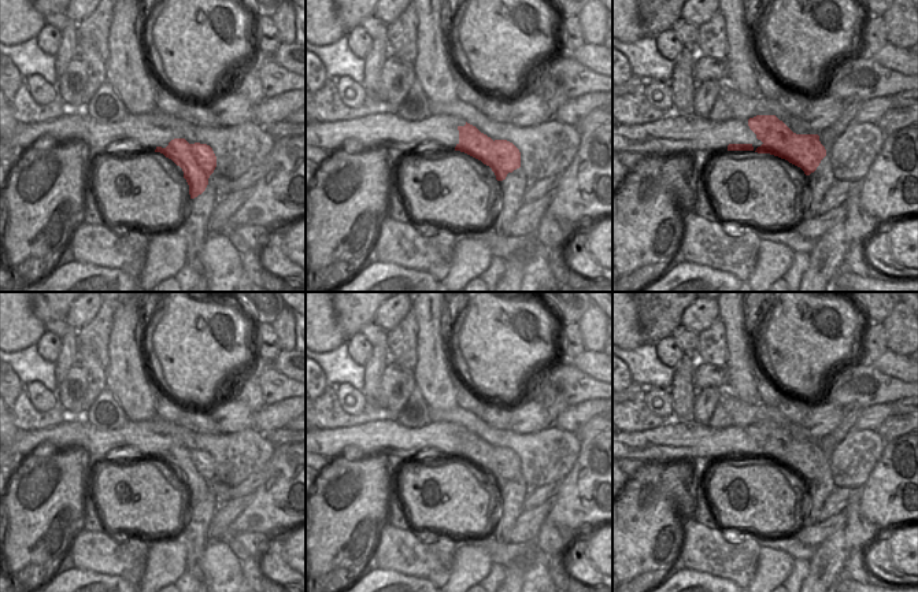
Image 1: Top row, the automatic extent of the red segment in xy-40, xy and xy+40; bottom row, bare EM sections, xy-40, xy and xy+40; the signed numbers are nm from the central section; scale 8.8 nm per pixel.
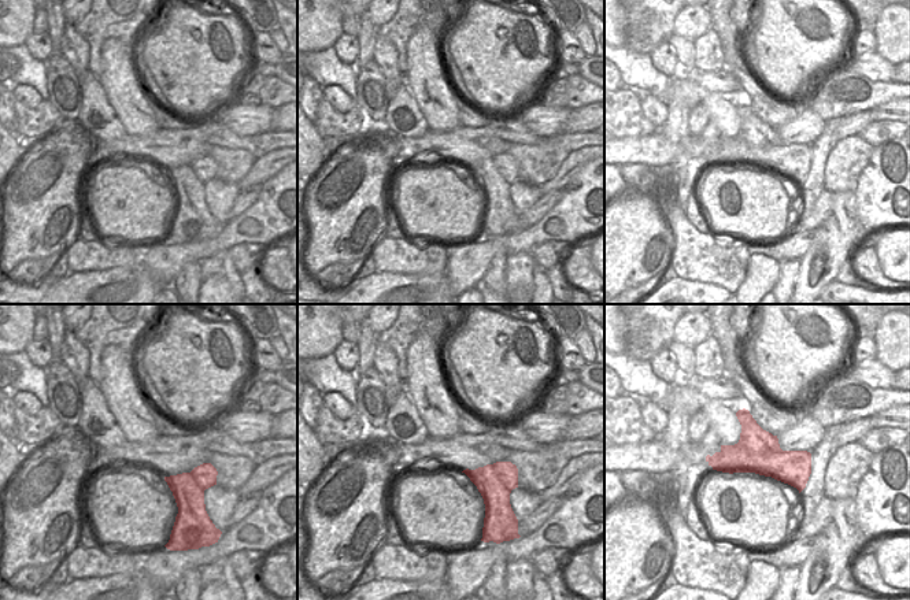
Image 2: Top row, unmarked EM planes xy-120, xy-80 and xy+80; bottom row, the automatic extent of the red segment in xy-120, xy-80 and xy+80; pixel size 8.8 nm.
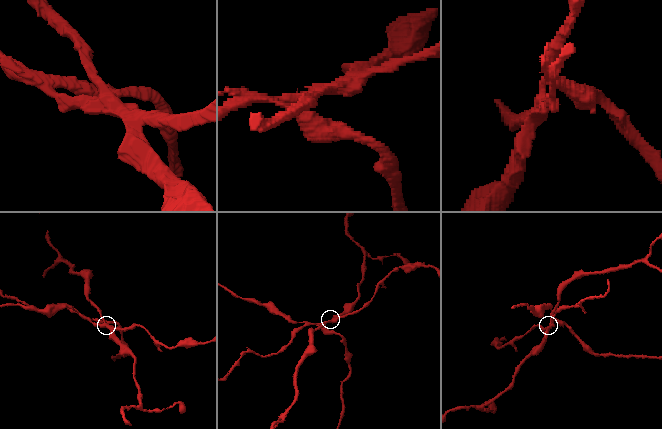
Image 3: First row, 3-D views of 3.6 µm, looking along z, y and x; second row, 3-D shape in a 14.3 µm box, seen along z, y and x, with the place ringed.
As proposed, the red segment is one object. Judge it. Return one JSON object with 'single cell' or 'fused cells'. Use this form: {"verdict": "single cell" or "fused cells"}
{"verdict": "fused cells"}

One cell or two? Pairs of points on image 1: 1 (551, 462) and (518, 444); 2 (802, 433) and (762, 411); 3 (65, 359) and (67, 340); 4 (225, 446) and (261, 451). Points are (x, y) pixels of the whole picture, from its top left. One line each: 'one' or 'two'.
1: one
2: one
3: one
4: one

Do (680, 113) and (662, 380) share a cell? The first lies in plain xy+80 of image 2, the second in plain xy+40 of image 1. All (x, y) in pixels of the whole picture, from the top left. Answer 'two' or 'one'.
two

